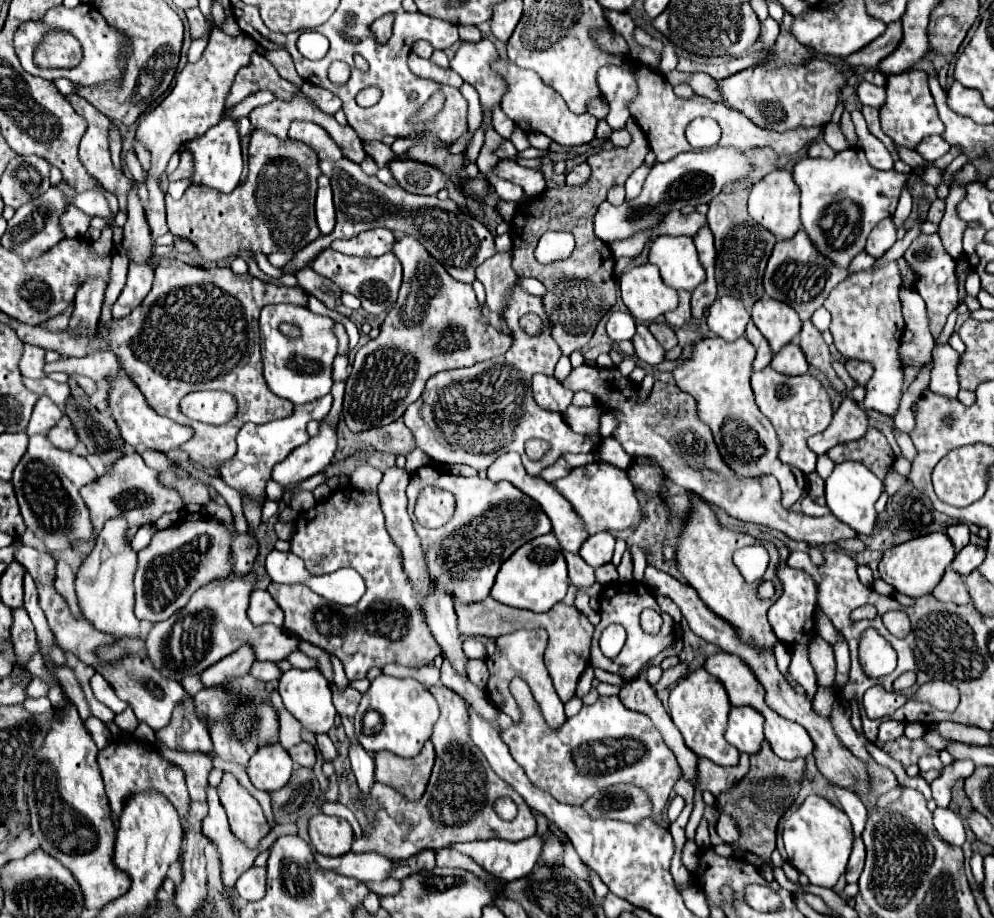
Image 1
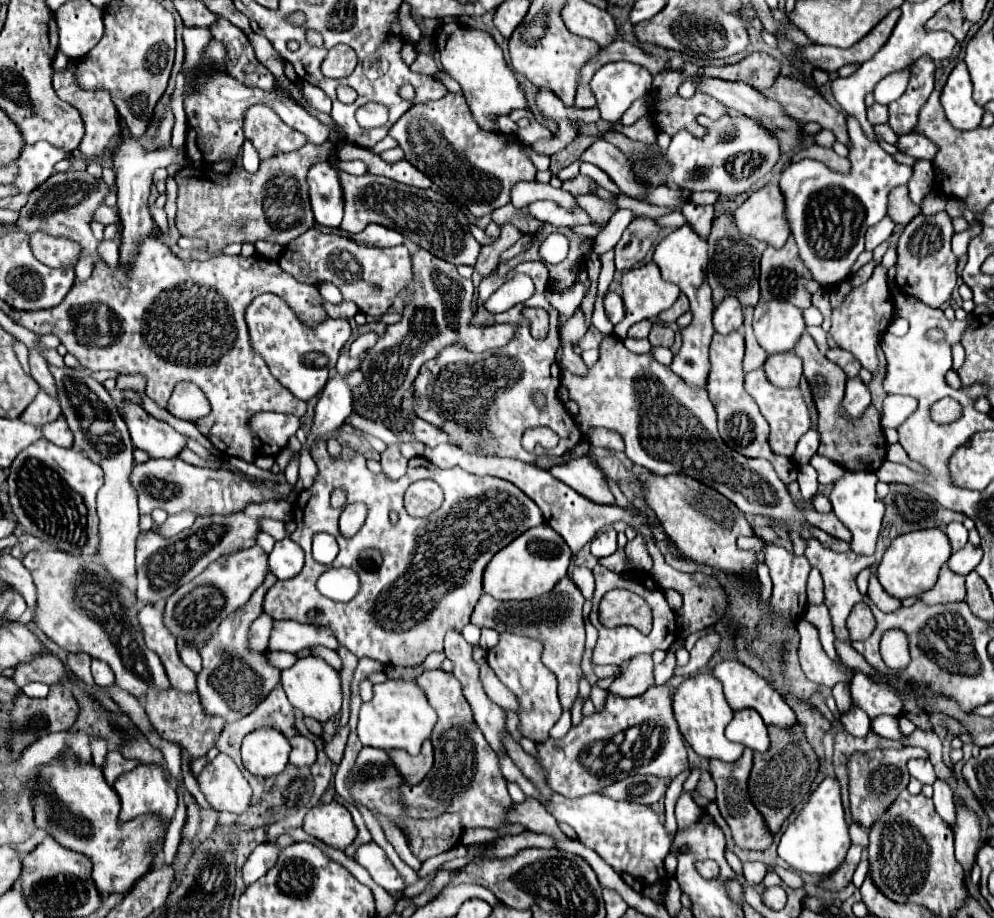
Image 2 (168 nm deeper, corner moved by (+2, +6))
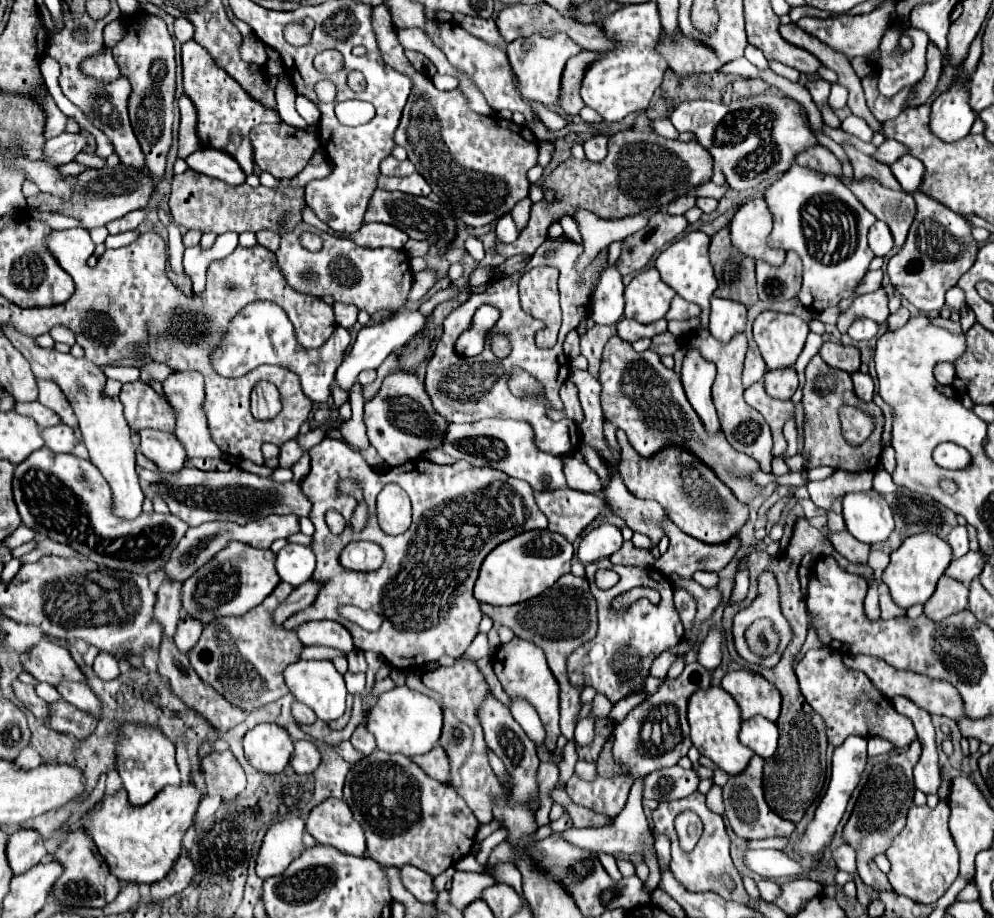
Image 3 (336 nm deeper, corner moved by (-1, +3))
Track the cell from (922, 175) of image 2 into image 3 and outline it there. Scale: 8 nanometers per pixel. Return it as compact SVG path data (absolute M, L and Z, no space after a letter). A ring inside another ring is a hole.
M912 155L900 157L896 163L890 165L890 169L904 191L916 191L920 187L920 181L924 175L924 165L916 157L912 157Z

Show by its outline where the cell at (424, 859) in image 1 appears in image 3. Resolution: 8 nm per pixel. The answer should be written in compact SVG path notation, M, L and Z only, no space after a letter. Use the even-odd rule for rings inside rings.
M374 751L352 765L344 801L362 823L374 861L394 867L414 865L434 877L470 853L480 825L452 785L434 781L410 757L384 751Z

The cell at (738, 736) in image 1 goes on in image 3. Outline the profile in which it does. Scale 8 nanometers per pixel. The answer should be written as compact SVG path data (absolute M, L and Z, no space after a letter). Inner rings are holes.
M756 715L748 721L742 721L740 741L746 747L750 747L756 755L760 755L762 759L768 759L774 755L778 747L778 727L776 723Z

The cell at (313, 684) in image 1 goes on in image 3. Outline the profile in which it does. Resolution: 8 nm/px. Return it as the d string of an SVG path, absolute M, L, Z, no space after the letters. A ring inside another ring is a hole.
M296 661L284 669L284 679L286 679L286 685L292 691L292 695L300 703L308 705L316 713L318 719L332 721L332 719L338 719L344 715L348 691L346 691L344 677L336 671L332 661Z

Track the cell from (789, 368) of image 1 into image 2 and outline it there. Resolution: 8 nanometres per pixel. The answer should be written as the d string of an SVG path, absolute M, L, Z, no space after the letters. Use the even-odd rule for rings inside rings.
M773 354L763 364L767 378L779 388L797 386L803 376L803 360L797 354Z

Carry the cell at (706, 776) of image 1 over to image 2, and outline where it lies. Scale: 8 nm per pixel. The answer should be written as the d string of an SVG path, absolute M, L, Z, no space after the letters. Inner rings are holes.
M745 748L743 756L737 762L723 762L723 760L711 760L709 762L709 774L713 776L713 782L717 784L717 806L721 810L721 816L731 828L733 840L743 850L767 850L773 844L773 836L767 830L761 814L755 810L755 806L749 800L747 794L747 778L751 772L753 762L753 750Z

